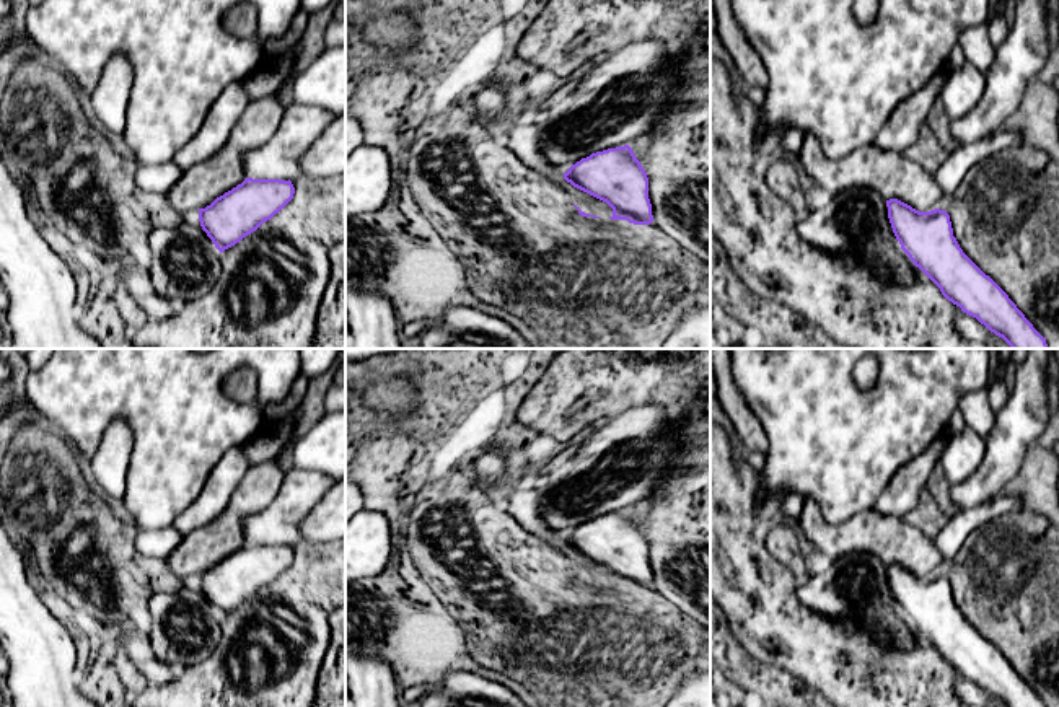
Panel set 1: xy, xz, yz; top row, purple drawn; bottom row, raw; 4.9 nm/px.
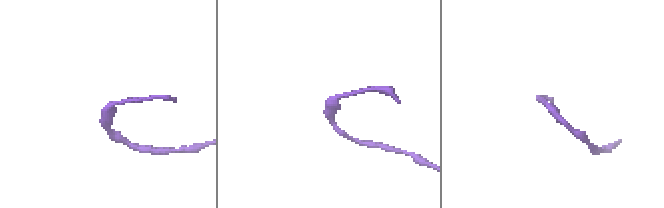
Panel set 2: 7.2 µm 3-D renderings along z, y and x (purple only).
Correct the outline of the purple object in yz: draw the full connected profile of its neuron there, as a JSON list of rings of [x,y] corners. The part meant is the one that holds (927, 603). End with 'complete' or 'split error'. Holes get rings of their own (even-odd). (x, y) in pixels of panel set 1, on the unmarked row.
[[[898,564],[886,565],[886,572],[901,614],[948,666],[1005,707],[1046,707],[1008,660],[963,617],[945,575],[919,577]]]; complete

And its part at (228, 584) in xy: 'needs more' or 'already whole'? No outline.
already whole

